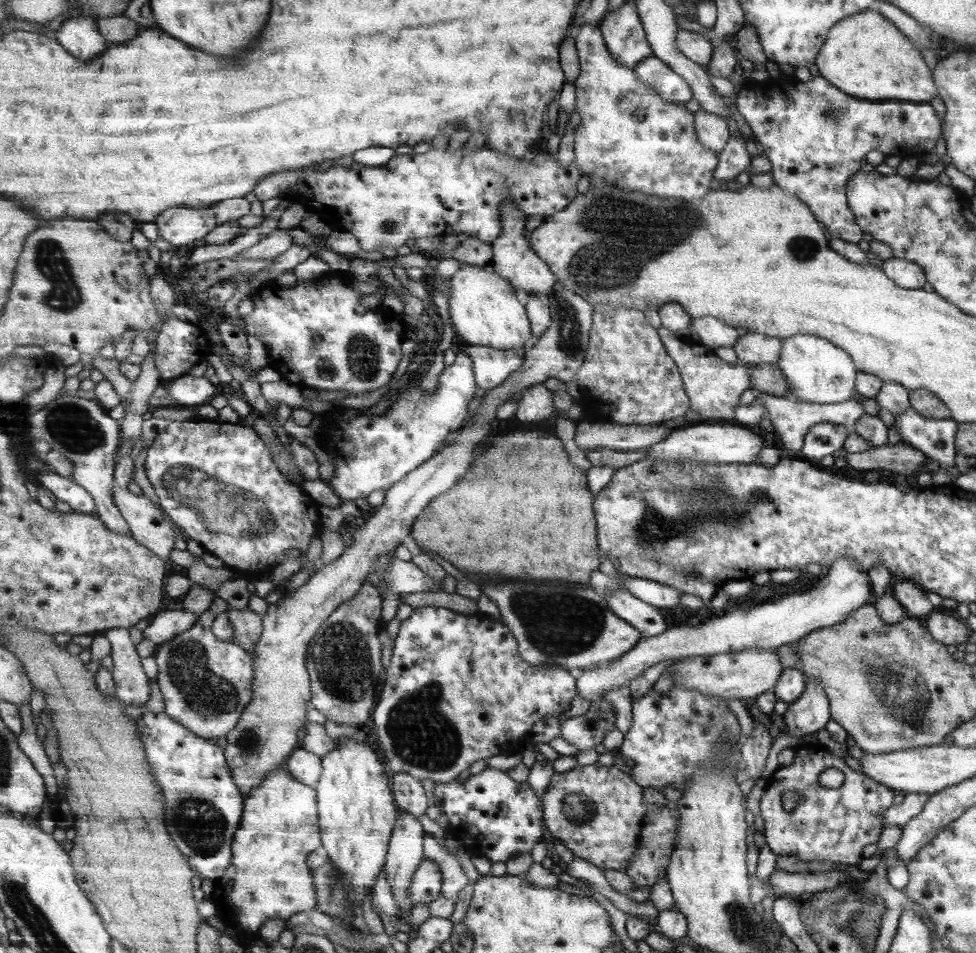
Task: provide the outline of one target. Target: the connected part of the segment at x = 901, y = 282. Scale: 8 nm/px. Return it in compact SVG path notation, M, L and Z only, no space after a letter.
M889 258L882 261L880 268L898 288L921 289L925 282L925 271L921 265L903 258Z

